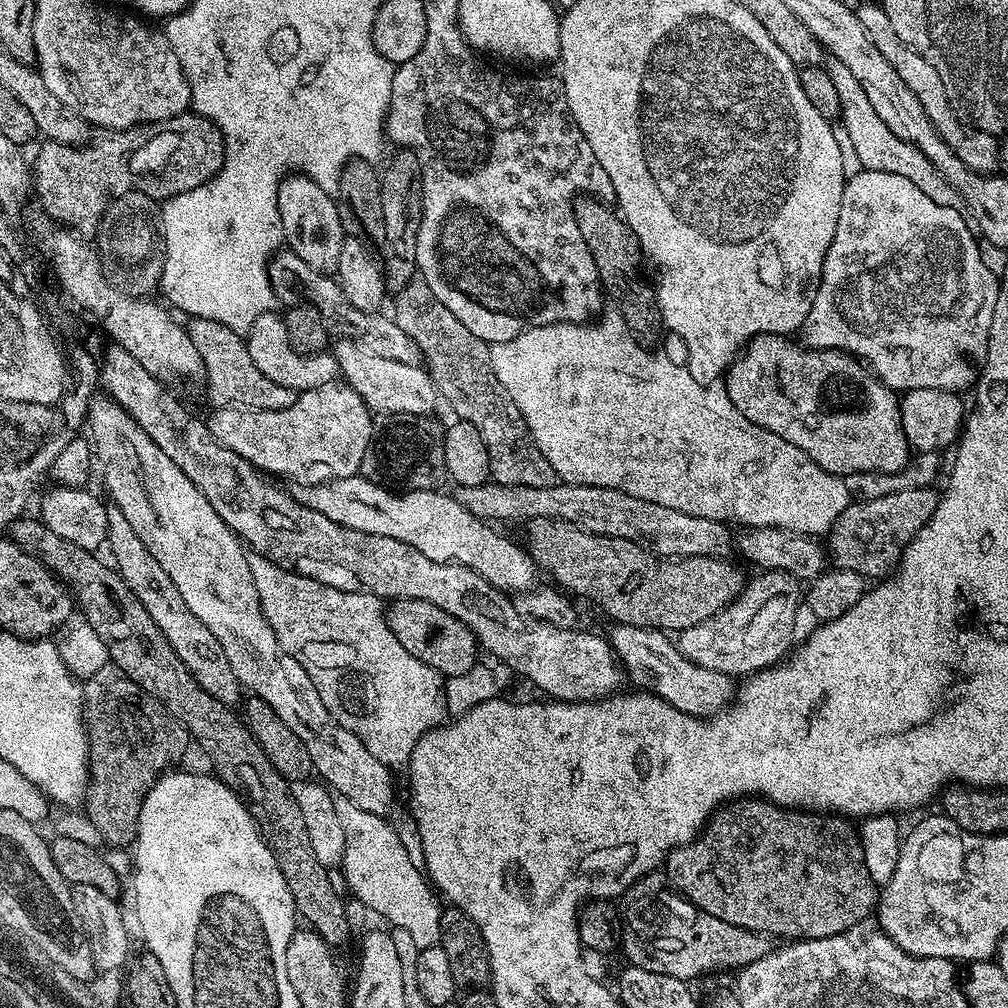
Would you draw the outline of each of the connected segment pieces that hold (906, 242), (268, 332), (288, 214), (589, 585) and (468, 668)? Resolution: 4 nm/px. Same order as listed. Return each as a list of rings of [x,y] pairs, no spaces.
[[[856,170],[853,176],[851,173],[844,181],[842,206],[838,210],[838,230],[834,230],[834,242],[830,242],[830,250],[824,259],[824,273],[802,329],[803,343],[809,348],[836,348],[839,352],[852,353],[867,364],[883,384],[887,384],[893,390],[933,388],[963,393],[964,388],[971,389],[980,378],[980,369],[983,368],[988,353],[994,306],[998,306],[1000,276],[992,273],[991,266],[984,261],[984,256],[980,253],[981,241],[970,227],[966,216],[964,221],[963,215],[965,216],[965,213],[960,208],[940,205],[926,198],[926,194],[922,194],[922,190],[918,190],[918,186],[910,182],[910,178],[902,178],[902,174],[867,170]]]
[[[275,311],[263,312],[256,319],[251,328],[247,329],[246,343],[250,358],[254,358],[254,366],[258,366],[258,370],[266,374],[270,382],[291,388],[297,394],[331,384],[340,376],[340,367],[331,351],[299,352],[290,342],[290,334],[286,334],[283,315]]]
[[[289,174],[284,177],[278,190],[278,212],[290,251],[298,254],[298,258],[302,258],[302,262],[306,262],[306,266],[315,272],[335,273],[346,237],[342,218],[330,193],[319,188],[308,176]]]
[[[534,518],[527,521],[526,528],[526,550],[536,561],[537,569],[544,571],[545,568],[557,580],[553,581],[573,597],[585,596],[586,599],[593,600],[606,615],[613,616],[611,619],[617,624],[683,630],[721,612],[746,583],[743,570],[738,565],[731,564],[731,559],[723,556],[658,556],[641,544],[635,544],[626,538],[599,536],[587,532],[578,524],[571,524],[558,518]]]
[[[396,598],[387,605],[386,615],[396,641],[410,654],[414,654],[418,662],[434,669],[441,677],[465,676],[477,667],[476,635],[465,624],[458,622],[454,614],[446,614],[446,610],[434,606],[434,602]]]

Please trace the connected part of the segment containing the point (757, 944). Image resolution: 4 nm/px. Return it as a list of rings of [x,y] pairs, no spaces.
[[[649,874],[634,882],[625,890],[619,905],[622,953],[631,967],[692,982],[702,972],[712,972],[715,968],[739,970],[772,952],[774,940],[769,933],[746,930],[734,926],[734,922],[722,922],[722,918],[706,914],[675,891],[656,892],[660,888],[658,877]]]

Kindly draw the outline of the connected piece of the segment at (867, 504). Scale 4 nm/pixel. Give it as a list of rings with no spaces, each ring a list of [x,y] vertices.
[[[927,486],[911,488],[910,490],[898,490],[894,494],[886,494],[886,498],[874,498],[873,500],[862,500],[850,502],[832,527],[826,533],[826,552],[831,561],[838,568],[849,568],[855,572],[861,572],[865,578],[884,578],[900,563],[900,555],[904,548],[916,536],[916,532],[922,525],[932,517],[936,508],[938,492]]]

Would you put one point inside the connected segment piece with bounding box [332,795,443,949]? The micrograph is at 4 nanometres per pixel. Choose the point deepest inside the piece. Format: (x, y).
(378, 870)

